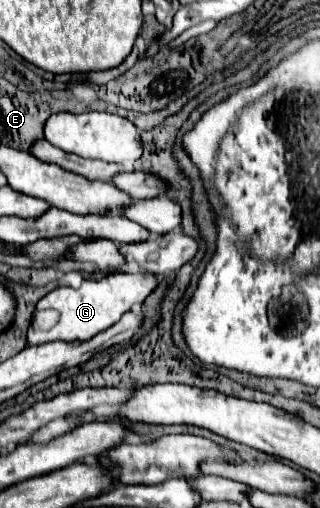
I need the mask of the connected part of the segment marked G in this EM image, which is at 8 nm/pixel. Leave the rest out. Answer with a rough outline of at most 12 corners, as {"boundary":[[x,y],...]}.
{"boundary":[[139,270],[49,292],[29,346],[91,340],[143,302],[159,276]]}

